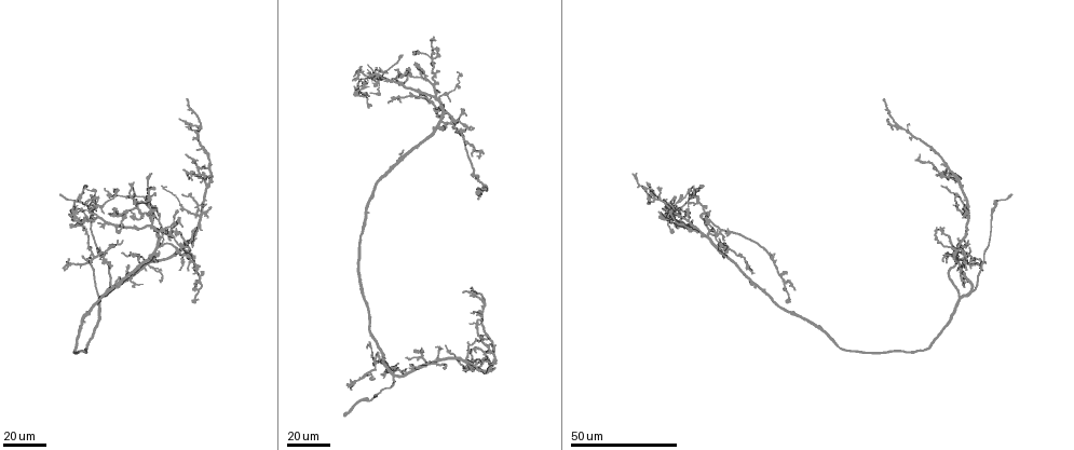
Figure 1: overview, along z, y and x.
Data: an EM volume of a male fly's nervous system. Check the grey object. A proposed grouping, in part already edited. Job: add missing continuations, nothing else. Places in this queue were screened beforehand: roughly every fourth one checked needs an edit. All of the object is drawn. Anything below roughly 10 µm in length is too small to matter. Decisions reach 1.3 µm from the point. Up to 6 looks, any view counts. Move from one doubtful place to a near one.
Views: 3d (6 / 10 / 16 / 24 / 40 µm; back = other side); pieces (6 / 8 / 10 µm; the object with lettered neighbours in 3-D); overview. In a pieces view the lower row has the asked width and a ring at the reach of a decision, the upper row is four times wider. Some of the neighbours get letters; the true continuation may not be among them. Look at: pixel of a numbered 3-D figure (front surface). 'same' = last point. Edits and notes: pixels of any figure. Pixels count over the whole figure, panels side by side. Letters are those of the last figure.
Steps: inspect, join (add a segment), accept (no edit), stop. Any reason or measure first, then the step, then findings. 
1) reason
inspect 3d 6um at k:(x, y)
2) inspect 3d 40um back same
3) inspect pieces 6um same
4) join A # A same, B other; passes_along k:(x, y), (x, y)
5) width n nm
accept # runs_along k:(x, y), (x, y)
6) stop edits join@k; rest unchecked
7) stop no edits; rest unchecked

free end
inspect 3d 40um at 1:(957, 195)

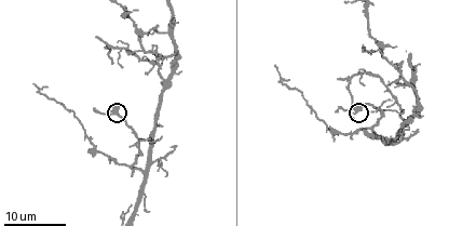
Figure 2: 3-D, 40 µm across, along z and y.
inspect pieces 6um at 2:(119, 107)

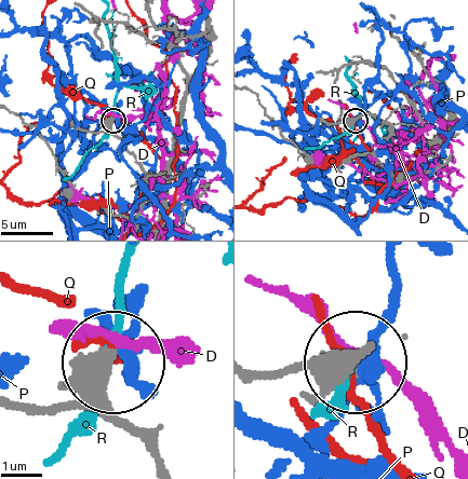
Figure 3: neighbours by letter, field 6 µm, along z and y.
width 380 nm
accept # D other, P other, Q other, R other; no lettered segment goes on from it

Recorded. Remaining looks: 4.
thin end
inspect 3d 16um at 2:(352, 121)

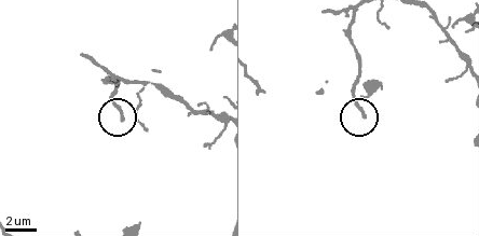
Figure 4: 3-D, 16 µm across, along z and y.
inspect pieces 8um at 4:(362, 115)

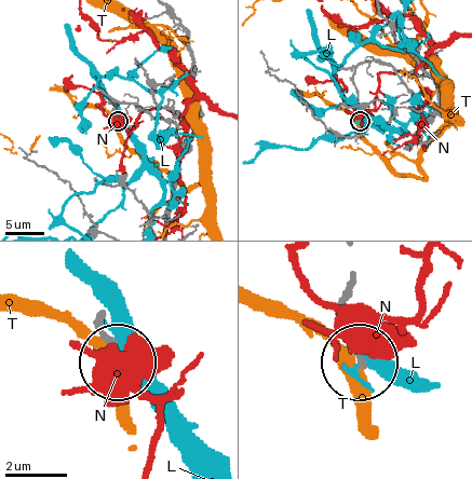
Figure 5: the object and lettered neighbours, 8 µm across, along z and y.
accept # L other, N other, T other; no lettered segment goes on from it

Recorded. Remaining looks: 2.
thin end
inspect 3d 40um at 1:(636, 175)

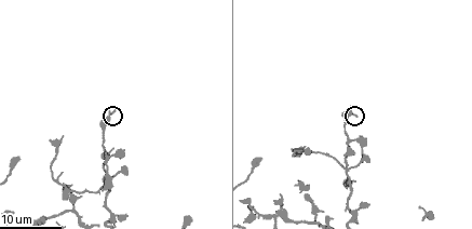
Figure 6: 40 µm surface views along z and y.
inspect pieces 10um at 6:(357, 118)

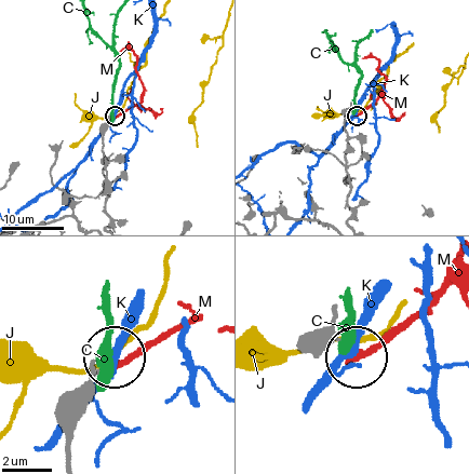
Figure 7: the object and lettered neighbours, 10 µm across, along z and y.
accept # C other, J other, K other, M other; none of them fits

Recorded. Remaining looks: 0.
stop no edits; rest unchecked

